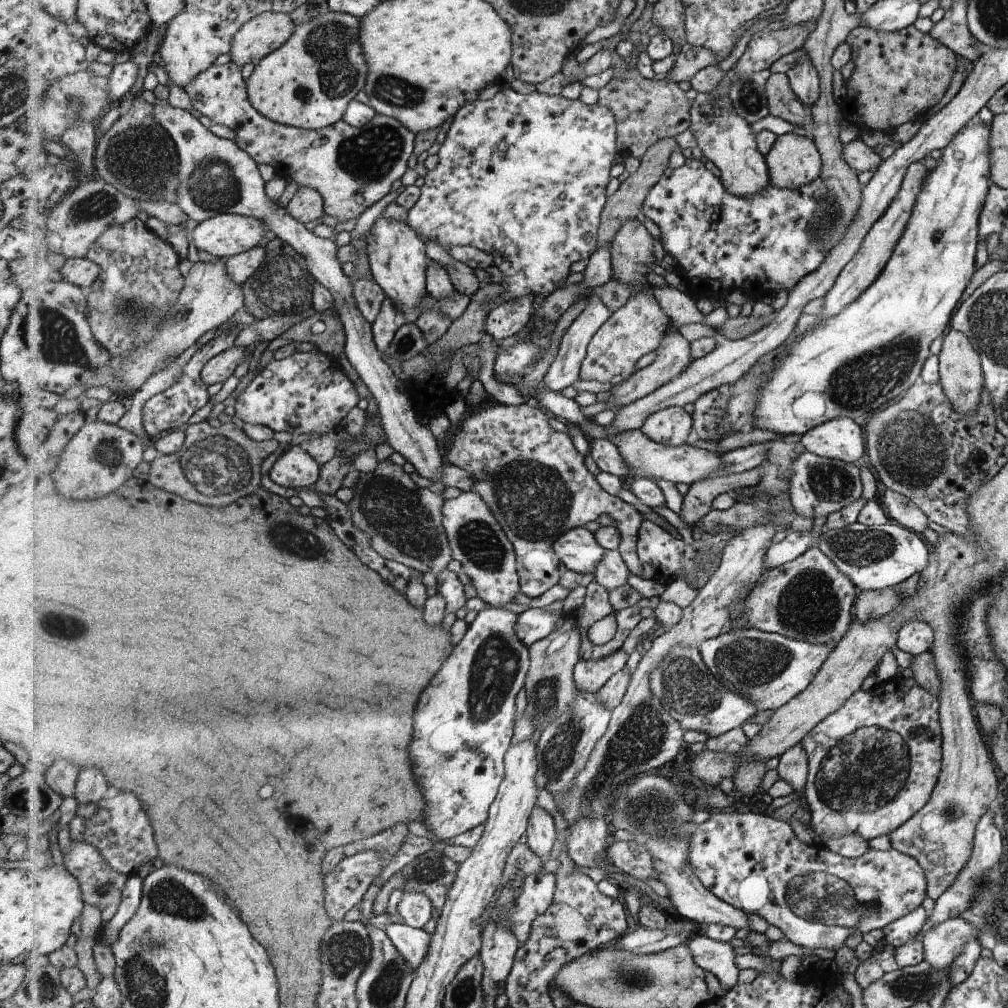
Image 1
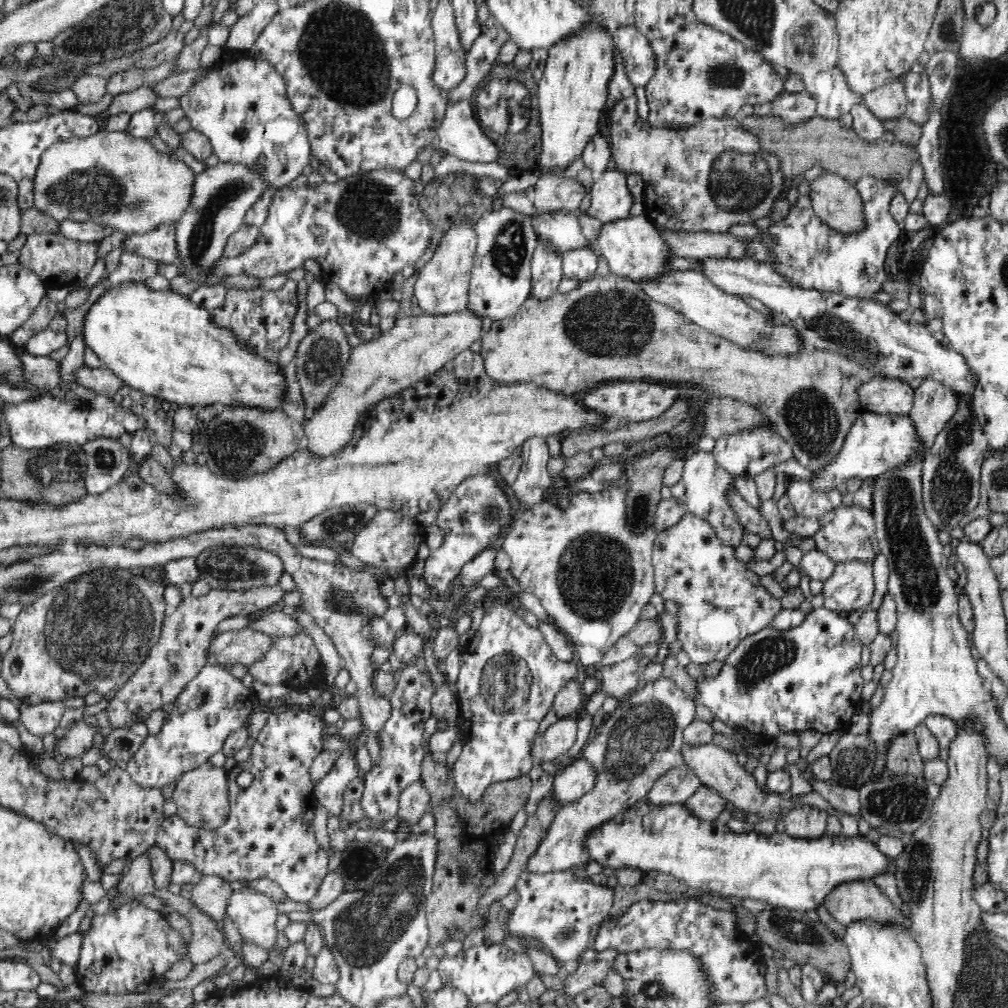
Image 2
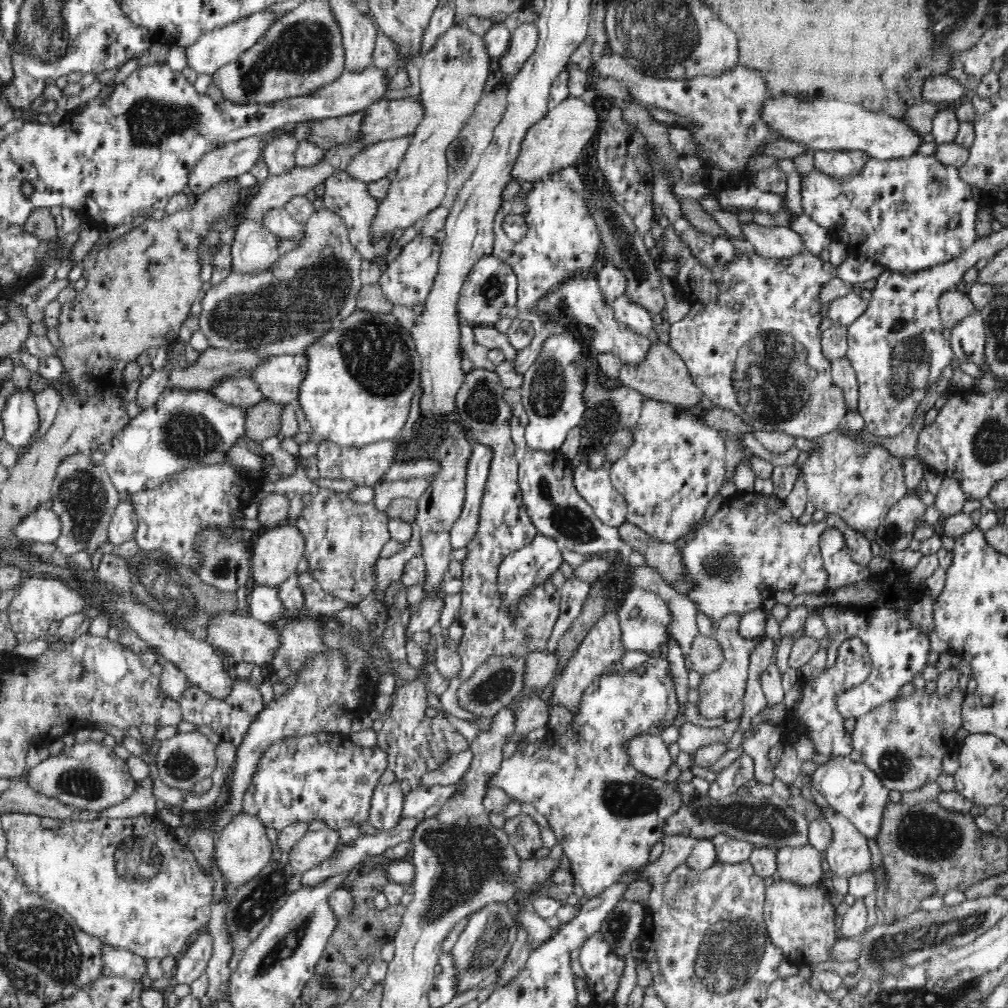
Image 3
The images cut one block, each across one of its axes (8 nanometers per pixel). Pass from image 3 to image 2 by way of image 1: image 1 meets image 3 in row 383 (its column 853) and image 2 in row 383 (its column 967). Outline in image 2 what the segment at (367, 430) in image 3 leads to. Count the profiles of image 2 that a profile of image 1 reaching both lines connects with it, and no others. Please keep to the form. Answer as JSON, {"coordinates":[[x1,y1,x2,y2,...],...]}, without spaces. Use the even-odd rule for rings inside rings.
{"coordinates":[[132,281,120,282,120,284,116,284,116,286,111,286,111,287,108,286,106,290,104,290,104,292,102,292,102,294,98,296,98,300,96,300,88,308,88,311,84,317,81,339,83,340,83,344,88,348,90,348,90,350,92,350,94,354,96,354,96,356,99,358,103,366,108,370,111,370,120,379,120,382,121,384,123,384,123,386,129,386,134,390,145,392,146,394,153,397,166,398,166,402,172,400,172,402,178,402,178,405,180,406,188,406,189,408,195,408,195,409,206,405,212,405,212,402,222,402,222,406,256,406,258,408,259,406,264,406,263,410,277,410,276,408,274,408,274,406,278,406,278,404,280,404,280,400,282,400,282,376,276,376,276,374,274,374,274,368,272,368,272,366,268,366,268,363,272,363,272,362,268,362,268,360,266,360,266,357,262,357,261,355,256,355,256,353,250,353,250,349,248,349,248,347,242,347,242,345,238,343,238,339,236,339,236,335,234,335,232,329,220,327,220,325,216,325,216,323,212,321,212,312,209,309,202,308,201,305,194,304,194,301,190,300,188,297,180,296,180,294,174,292,162,292,162,291,150,290,144,283,137,283]]}

